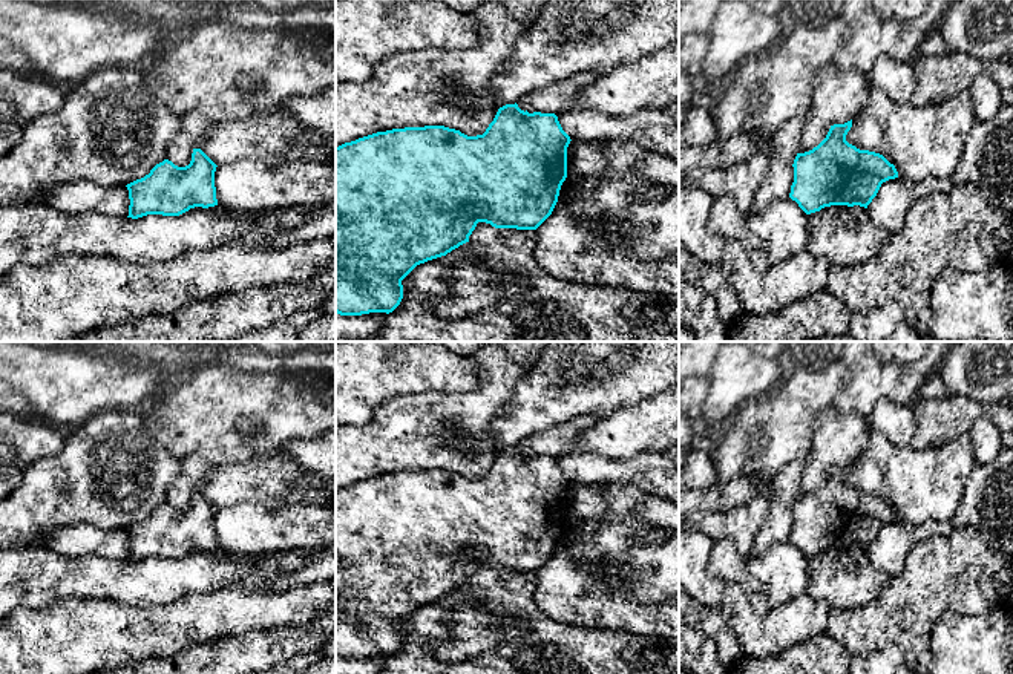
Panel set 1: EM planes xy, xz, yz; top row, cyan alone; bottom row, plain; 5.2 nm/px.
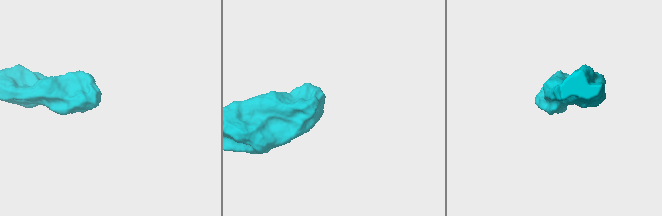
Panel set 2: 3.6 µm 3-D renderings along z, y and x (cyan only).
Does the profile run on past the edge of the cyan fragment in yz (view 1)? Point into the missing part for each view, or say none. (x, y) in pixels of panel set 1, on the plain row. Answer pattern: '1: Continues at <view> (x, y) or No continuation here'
1: No continuation here

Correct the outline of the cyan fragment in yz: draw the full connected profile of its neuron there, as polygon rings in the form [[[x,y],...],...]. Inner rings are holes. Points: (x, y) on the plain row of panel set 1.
[[[852,463],[831,469],[826,481],[812,493],[797,496],[794,502],[794,525],[789,541],[806,556],[820,555],[831,548],[860,548],[867,551],[883,525],[898,521],[898,515],[883,498],[860,493],[846,484]]]

